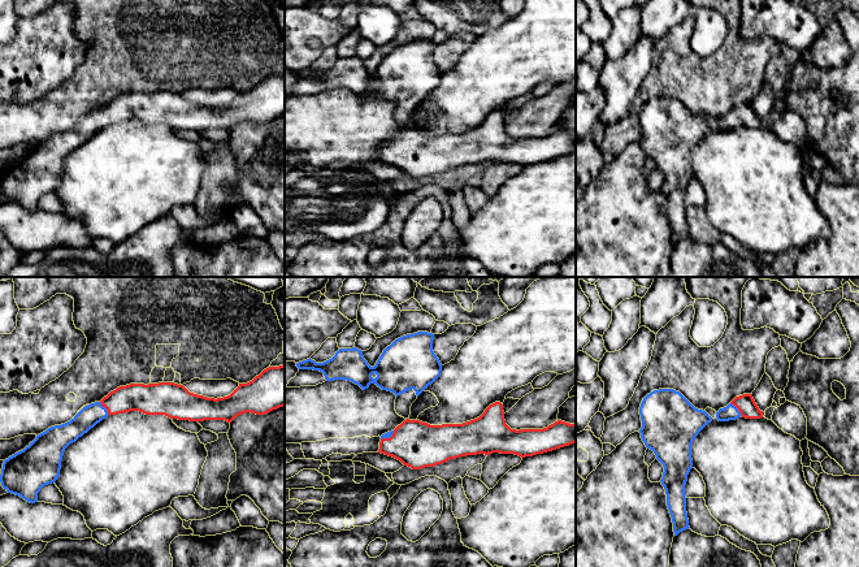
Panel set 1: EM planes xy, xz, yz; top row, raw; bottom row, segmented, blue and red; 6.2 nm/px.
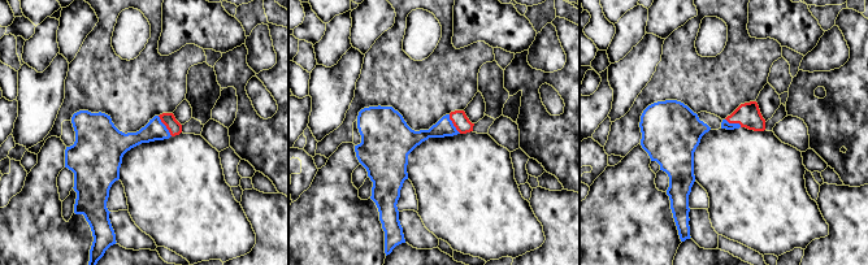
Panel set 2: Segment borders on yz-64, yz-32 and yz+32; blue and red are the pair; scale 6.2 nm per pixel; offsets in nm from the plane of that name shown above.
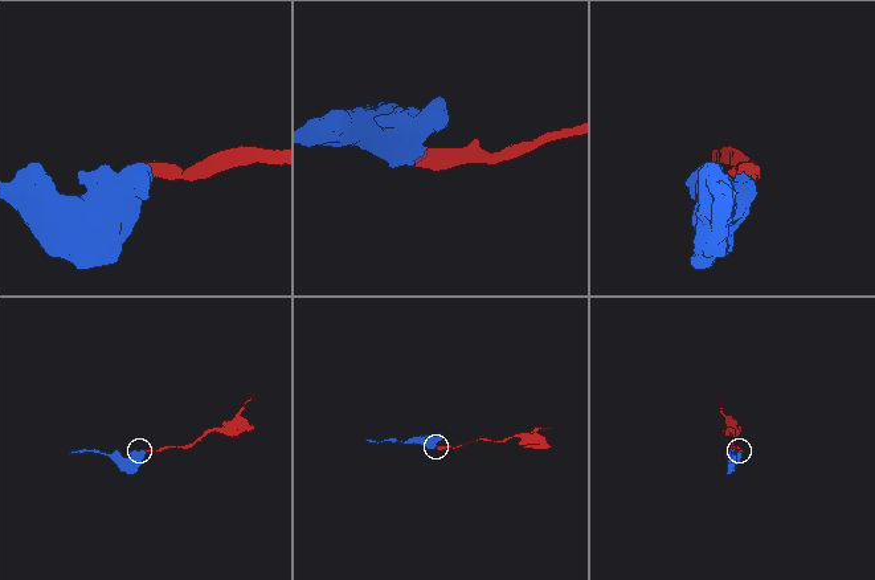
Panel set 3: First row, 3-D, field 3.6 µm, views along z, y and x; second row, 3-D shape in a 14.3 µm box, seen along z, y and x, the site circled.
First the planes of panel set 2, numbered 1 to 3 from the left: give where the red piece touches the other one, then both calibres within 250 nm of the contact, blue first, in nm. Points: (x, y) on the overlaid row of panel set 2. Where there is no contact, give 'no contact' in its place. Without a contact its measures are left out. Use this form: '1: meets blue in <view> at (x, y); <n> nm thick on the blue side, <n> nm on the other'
1: meets blue in yz-64 at (165, 126); 130 nm thick on the blue side, 90 nm on the other
2: meets blue in yz-32 at (452, 124); 110 nm thick on the blue side, 100 nm on the other
3: meets blue in yz+32 at (733, 124); 50 nm thick on the blue side, 150 nm on the other

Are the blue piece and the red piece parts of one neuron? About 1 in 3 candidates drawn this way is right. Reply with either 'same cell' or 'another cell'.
same cell

